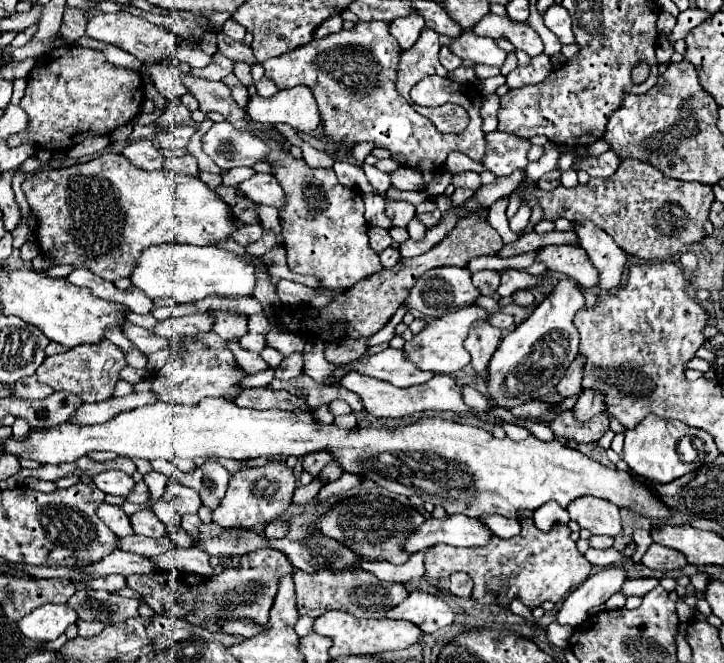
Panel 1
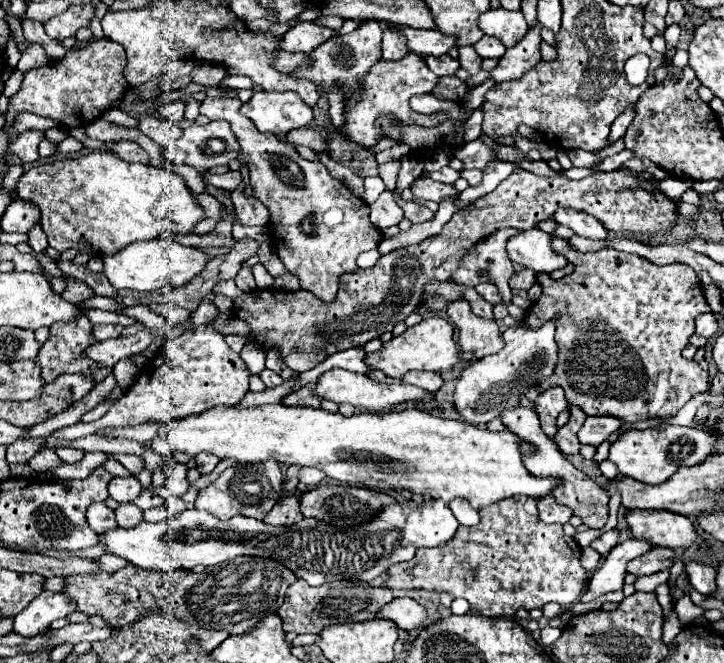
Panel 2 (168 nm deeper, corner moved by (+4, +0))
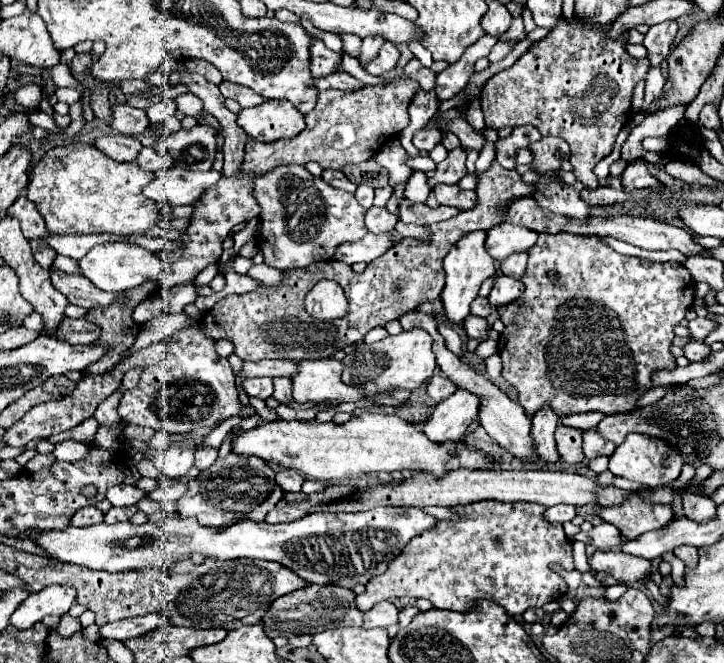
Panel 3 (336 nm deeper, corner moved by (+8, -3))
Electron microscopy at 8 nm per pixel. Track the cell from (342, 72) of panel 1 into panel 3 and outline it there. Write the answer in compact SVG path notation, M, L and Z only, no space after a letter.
M367 36L365 40L363 40L363 46L361 46L361 62L369 62L369 60L373 60L373 56L377 56L377 52L379 52L379 48L383 46L383 38L381 36Z

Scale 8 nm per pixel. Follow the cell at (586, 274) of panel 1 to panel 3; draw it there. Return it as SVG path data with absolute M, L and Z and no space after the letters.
M497 224L487 230L485 248L495 260L503 260L513 252L527 252L537 234L529 232L529 228L511 226L511 224Z

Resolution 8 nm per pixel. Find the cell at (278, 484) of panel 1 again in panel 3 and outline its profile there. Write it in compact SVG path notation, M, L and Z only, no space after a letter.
M229 452L225 458L217 458L213 466L201 472L195 480L187 482L187 492L177 500L177 514L181 518L197 518L201 526L223 526L243 520L249 510L259 506L275 488L275 472L265 460L257 460L253 470L249 456L237 456Z

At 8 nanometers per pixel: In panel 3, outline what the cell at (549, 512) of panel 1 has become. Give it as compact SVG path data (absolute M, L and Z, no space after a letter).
M557 504L553 508L547 508L545 512L545 518L549 522L569 522L575 518L575 508L573 506L567 506L567 504Z

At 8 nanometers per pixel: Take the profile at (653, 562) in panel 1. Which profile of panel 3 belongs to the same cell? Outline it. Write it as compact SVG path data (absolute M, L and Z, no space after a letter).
M597 550L589 558L589 566L591 566L591 570L611 574L617 582L623 582L623 584L633 584L651 574L649 560L639 558L639 556L629 556L621 550L617 550L617 552Z

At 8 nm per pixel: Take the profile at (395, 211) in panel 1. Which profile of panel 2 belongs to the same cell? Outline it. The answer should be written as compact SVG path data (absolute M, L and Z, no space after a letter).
M383 191L379 195L379 199L371 205L371 221L379 229L399 225L403 221L403 217L405 217L403 209L397 205L397 201L393 199L391 191Z

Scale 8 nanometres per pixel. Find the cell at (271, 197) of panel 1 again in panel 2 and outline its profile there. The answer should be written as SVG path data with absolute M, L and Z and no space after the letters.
M227 171L227 173L223 173L223 175L209 175L209 179L207 179L211 185L215 185L217 189L237 189L239 185L241 185L241 181L243 181L243 175L241 175L241 171Z

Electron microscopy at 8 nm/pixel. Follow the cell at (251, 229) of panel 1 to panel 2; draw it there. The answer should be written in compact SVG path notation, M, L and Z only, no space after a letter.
M245 183L239 185L239 189L231 191L235 213L237 213L237 223L243 227L265 227L269 223L269 211L265 209L265 205L261 205L261 201L247 199L243 195L243 187Z

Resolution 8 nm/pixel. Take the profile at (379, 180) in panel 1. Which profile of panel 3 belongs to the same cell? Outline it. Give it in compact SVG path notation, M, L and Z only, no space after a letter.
M359 184L357 192L355 192L355 198L365 210L369 210L373 206L373 188L367 186L367 184Z

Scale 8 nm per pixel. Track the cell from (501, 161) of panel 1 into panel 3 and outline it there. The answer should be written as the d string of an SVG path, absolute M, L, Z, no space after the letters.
M455 148L455 150L449 152L449 156L441 164L437 164L435 176L429 178L427 184L429 184L431 190L437 184L457 184L465 174L467 174L465 152L463 152L463 148Z

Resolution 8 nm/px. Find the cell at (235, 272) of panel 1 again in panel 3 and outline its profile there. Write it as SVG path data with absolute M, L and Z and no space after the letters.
M107 242L107 244L95 246L81 260L77 260L77 266L81 276L89 278L99 290L105 290L105 292L123 292L123 290L135 288L141 282L155 280L165 270L165 262L159 260L155 252L149 252L135 244L123 244L123 242L113 242L113 244Z

